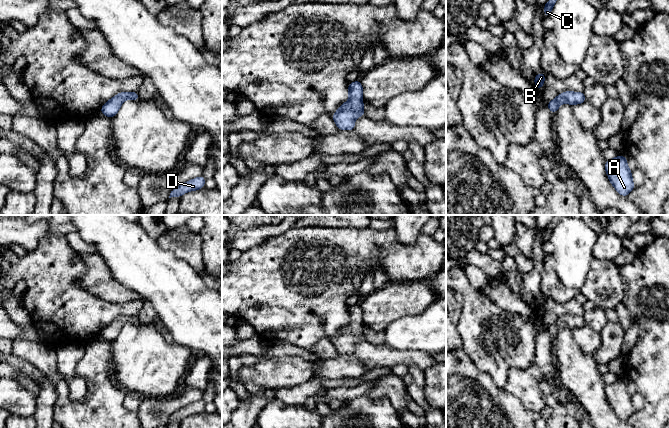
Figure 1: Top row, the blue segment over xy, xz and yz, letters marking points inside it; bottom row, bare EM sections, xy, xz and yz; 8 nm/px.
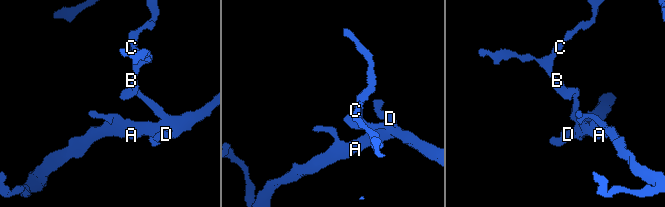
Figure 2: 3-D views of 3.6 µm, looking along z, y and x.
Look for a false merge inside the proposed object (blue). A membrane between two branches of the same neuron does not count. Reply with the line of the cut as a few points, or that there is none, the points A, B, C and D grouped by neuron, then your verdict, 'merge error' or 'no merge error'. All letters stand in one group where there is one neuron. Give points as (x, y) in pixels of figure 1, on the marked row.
no cut; A B C D; no merge error

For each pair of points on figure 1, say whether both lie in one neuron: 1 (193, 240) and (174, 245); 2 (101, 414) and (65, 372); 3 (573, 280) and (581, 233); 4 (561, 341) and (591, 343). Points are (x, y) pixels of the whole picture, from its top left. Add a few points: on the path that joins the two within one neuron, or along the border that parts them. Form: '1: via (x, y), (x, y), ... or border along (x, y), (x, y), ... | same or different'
1: via (188, 243), (179, 243) | same
2: border along (84, 354), (76, 366), (76, 373), (74, 375) | different
3: via (573, 268), (573, 245) | same
4: border along (571, 330), (576, 345), (584, 353), (592, 356) | different

